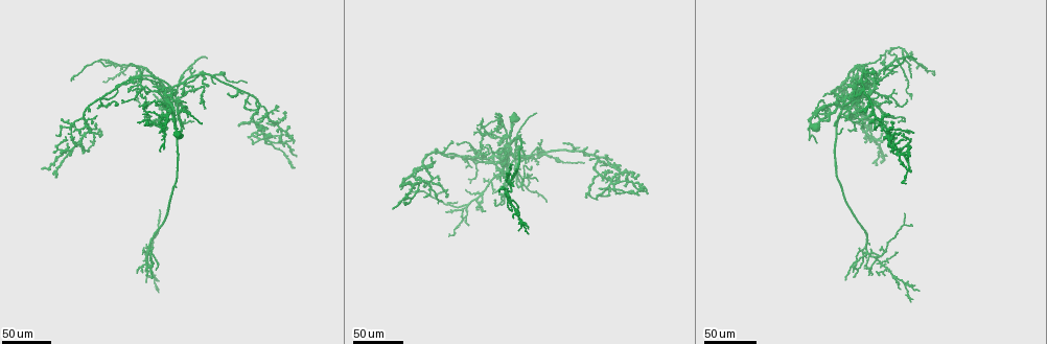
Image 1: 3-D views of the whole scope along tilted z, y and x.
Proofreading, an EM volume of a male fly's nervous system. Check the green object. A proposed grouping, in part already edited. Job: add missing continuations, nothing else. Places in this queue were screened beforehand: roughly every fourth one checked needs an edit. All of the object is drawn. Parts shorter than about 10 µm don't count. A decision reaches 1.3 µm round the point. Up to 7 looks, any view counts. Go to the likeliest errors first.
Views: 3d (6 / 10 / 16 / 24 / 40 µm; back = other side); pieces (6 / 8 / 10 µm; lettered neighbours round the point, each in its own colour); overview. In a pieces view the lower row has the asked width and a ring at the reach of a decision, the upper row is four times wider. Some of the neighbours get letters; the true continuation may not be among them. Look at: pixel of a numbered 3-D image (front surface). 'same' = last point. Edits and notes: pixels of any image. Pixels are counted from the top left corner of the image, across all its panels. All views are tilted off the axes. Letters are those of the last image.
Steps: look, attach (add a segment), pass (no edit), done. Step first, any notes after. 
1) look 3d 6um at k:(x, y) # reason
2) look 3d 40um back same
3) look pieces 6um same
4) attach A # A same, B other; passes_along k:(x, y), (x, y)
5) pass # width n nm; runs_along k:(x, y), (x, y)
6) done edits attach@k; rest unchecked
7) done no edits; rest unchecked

look 3d 24um at 1:(545, 200) # branch stops here

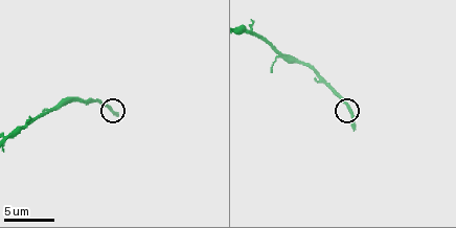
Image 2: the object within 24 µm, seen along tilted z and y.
look pieces 6um at 2:(354, 128)

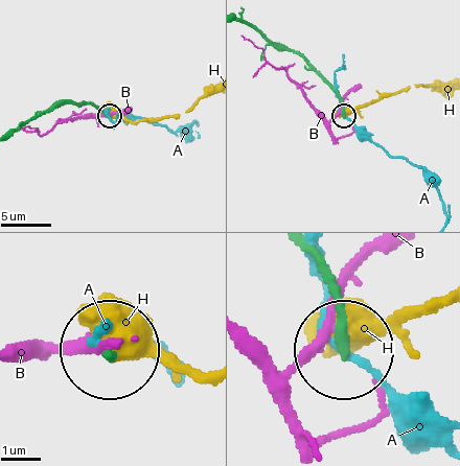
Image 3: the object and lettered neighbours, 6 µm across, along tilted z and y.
pass # A other, B other, H other; no lettered segment goes on from it

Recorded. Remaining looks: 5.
look 3d 24um at 1:(885, 67) # an open end

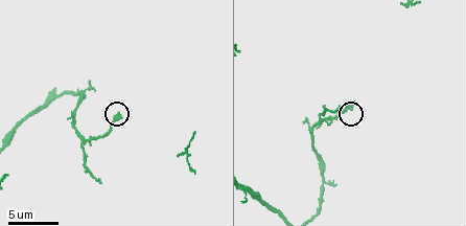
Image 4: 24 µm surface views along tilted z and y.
look pieces 10um at 4:(351, 101)

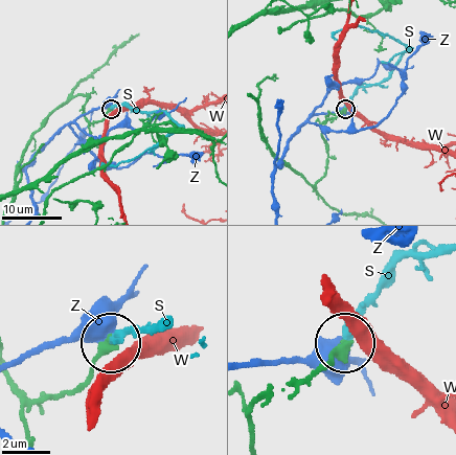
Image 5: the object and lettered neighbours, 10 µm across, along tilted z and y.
pass # width 410 nm; S other, W other, Z other; runs_along 5:(15, 382), (35, 399), (59, 399), (85, 379), (108, 346); none of them fits

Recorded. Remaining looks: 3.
look 3d 40um at 1:(834, 127) # an open end

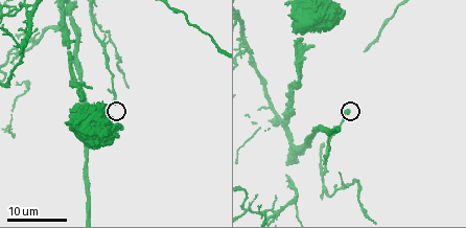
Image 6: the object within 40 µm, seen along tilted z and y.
look pieces 8um at 6:(349, 110)

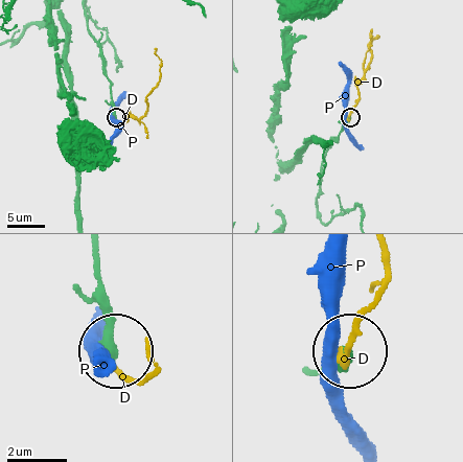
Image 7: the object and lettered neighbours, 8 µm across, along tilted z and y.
pass # width 390 nm; D other, P other; runs_along 7:(95, 252), (97, 298), (113, 349); no lettered segment goes on from it

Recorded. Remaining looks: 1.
done no edits; rest unchecked

